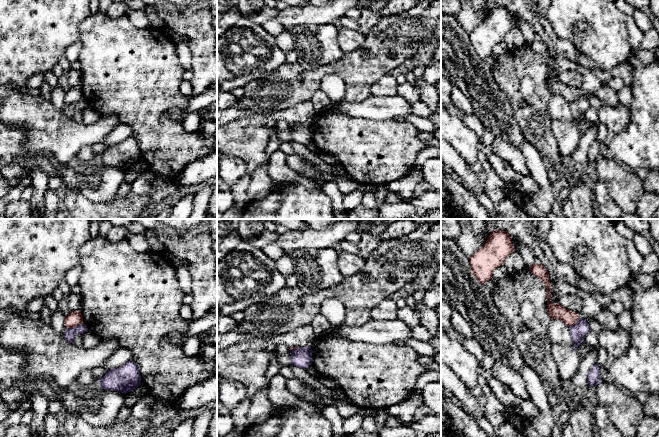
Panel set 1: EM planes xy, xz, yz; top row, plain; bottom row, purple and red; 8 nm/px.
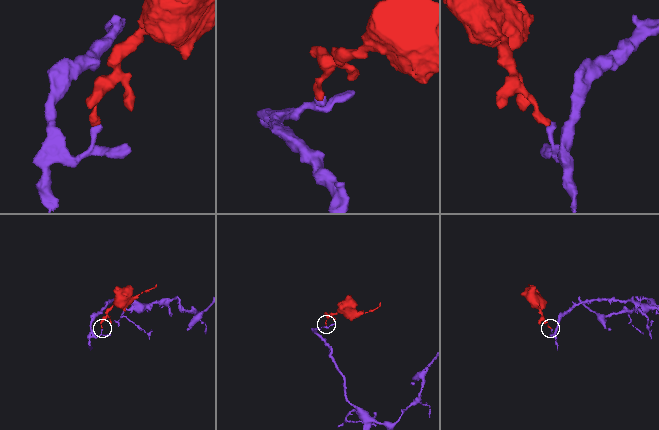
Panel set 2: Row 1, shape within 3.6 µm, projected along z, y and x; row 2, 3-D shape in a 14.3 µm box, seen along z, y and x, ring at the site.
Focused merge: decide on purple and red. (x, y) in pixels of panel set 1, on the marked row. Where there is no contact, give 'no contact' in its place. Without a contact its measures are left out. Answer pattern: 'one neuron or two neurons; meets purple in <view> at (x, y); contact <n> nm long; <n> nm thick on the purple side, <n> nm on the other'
two neurons; meets purple in xy at (75, 327); contact 140 nm long; 90 nm thick on the purple side, 130 nm on the other

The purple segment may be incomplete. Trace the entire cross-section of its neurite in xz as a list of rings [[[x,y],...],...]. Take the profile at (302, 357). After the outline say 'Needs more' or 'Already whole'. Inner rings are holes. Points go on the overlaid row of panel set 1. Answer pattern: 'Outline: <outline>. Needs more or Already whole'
Outline: [[[311,346],[299,347],[298,349],[290,350],[291,364],[303,369],[308,368],[312,364],[312,349]]]. Already whole

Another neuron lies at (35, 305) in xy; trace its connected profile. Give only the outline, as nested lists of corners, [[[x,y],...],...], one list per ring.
[[[35,298],[29,301],[27,307],[30,312],[40,312],[45,306],[45,301],[43,298]]]

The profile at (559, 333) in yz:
[[[551,319],[548,337],[552,345],[563,344],[573,347],[569,326],[560,319]]]

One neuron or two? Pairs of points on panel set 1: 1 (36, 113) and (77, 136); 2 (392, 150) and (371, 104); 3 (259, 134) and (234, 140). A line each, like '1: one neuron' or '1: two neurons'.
1: one neuron
2: two neurons
3: one neuron

